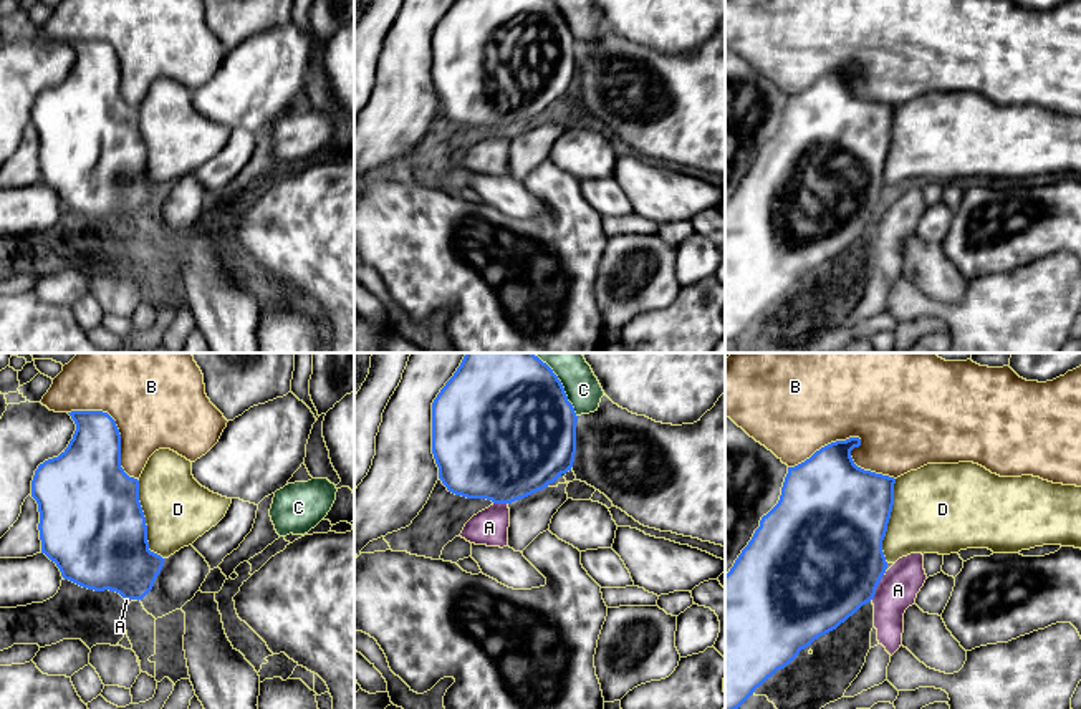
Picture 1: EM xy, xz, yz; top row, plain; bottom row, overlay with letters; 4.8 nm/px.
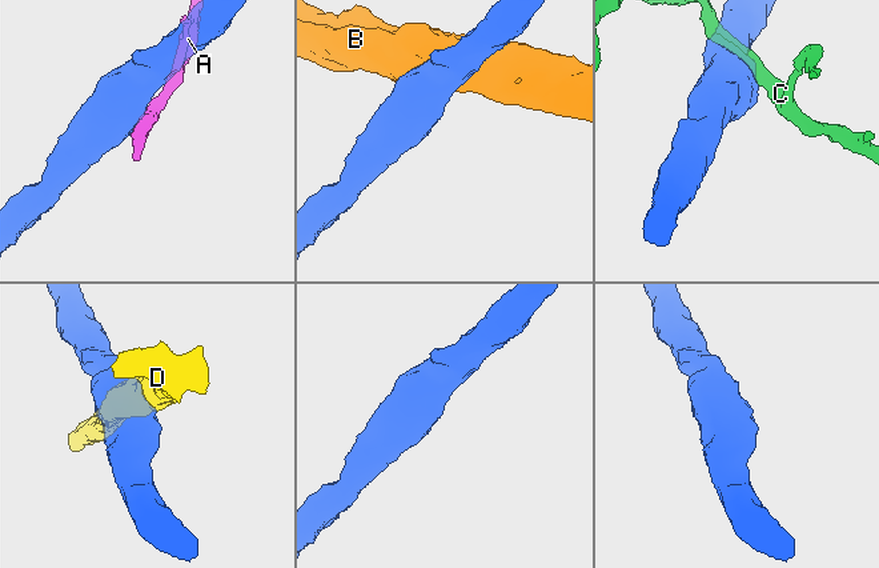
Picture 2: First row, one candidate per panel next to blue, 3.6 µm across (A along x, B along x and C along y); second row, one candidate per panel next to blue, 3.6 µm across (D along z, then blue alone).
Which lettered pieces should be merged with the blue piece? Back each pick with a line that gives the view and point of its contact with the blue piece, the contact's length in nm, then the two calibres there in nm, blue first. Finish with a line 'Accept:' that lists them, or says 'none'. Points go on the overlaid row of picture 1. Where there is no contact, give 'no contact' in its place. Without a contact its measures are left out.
Accept: none

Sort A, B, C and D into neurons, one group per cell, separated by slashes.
A / B / C / D

